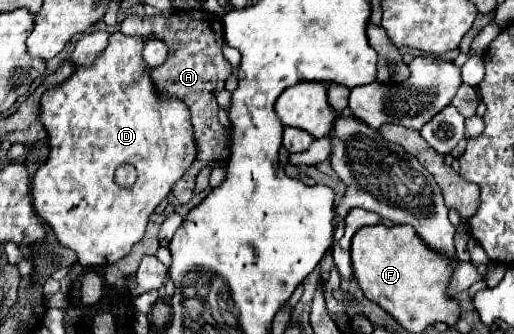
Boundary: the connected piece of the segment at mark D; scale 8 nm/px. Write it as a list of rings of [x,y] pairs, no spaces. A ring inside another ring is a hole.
[[[111,34],[109,46],[91,68],[77,68],[71,78],[47,90],[41,100],[41,122],[47,128],[51,152],[47,162],[33,176],[33,208],[53,228],[57,240],[79,256],[79,264],[83,266],[107,266],[125,258],[133,244],[145,234],[153,210],[165,200],[171,186],[197,156],[189,108],[177,98],[161,100],[157,96],[149,76],[151,68],[141,56],[143,44],[139,36]],[[125,162],[137,168],[137,180],[129,188],[113,180],[117,166]]]

